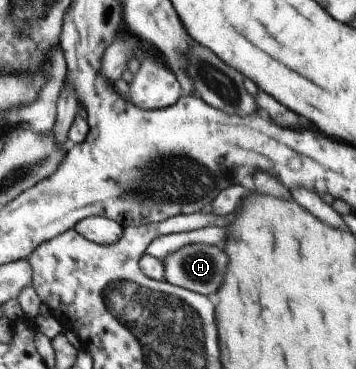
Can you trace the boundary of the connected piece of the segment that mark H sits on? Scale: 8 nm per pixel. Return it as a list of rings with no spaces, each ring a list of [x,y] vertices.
[[[194,243],[183,246],[164,260],[166,281],[202,294],[218,292],[228,256],[218,246]]]

